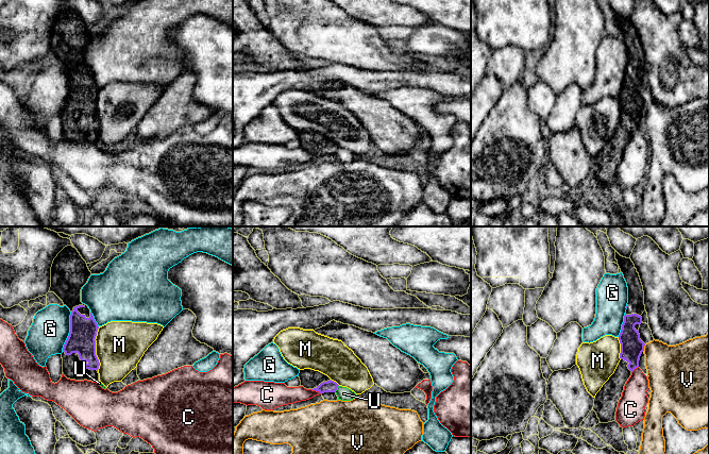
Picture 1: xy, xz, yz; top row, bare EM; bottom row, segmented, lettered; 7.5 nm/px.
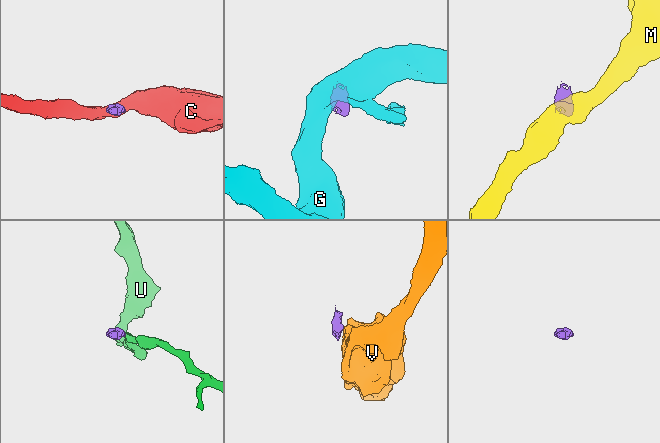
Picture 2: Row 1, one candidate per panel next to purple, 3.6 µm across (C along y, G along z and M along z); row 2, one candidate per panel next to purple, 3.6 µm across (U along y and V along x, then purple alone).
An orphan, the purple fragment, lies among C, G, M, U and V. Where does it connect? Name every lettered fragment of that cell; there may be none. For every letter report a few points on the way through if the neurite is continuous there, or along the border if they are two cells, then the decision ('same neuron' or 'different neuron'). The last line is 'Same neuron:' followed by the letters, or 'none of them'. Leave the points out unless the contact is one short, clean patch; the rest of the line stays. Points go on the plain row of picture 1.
C: border along xz (310, 151), (318, 152), (321, 155); different neuron
G: different neuron
M: border along xy (99, 88), (95, 101), (95, 116), (99, 124), (97, 132); different neuron
U: border along xz (338, 147), (334, 153); different neuron
V: border along yz (645, 106), (643, 112); different neuron
Same neuron: none of them

